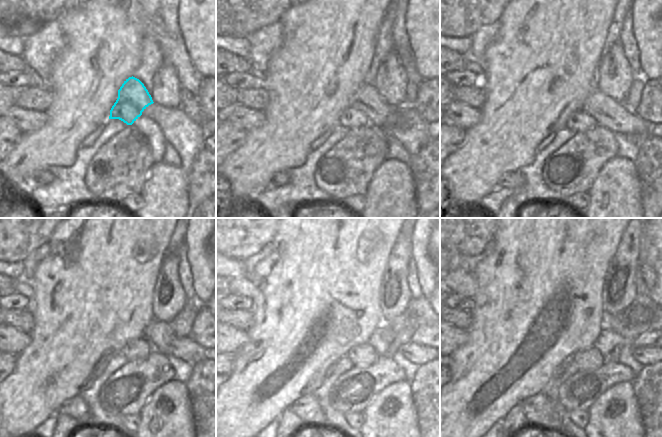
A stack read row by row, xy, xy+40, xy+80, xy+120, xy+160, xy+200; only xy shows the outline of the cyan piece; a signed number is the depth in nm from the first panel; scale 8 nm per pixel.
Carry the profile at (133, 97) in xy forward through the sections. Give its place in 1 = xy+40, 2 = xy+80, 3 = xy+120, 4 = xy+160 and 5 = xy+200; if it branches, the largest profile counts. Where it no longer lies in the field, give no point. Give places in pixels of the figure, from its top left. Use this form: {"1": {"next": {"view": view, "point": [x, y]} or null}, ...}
{"1": {"next": {"view": "xy+40", "point": [369, 106]}}, "2": {"next": {"view": "xy+80", "point": [599, 109]}}, "3": {"next": {"view": "xy+120", "point": [158, 336]}}, "4": {"next": {"view": "xy+160", "point": [363, 355]}}, "5": {"next": {"view": "xy+200", "point": [591, 358]}}}

